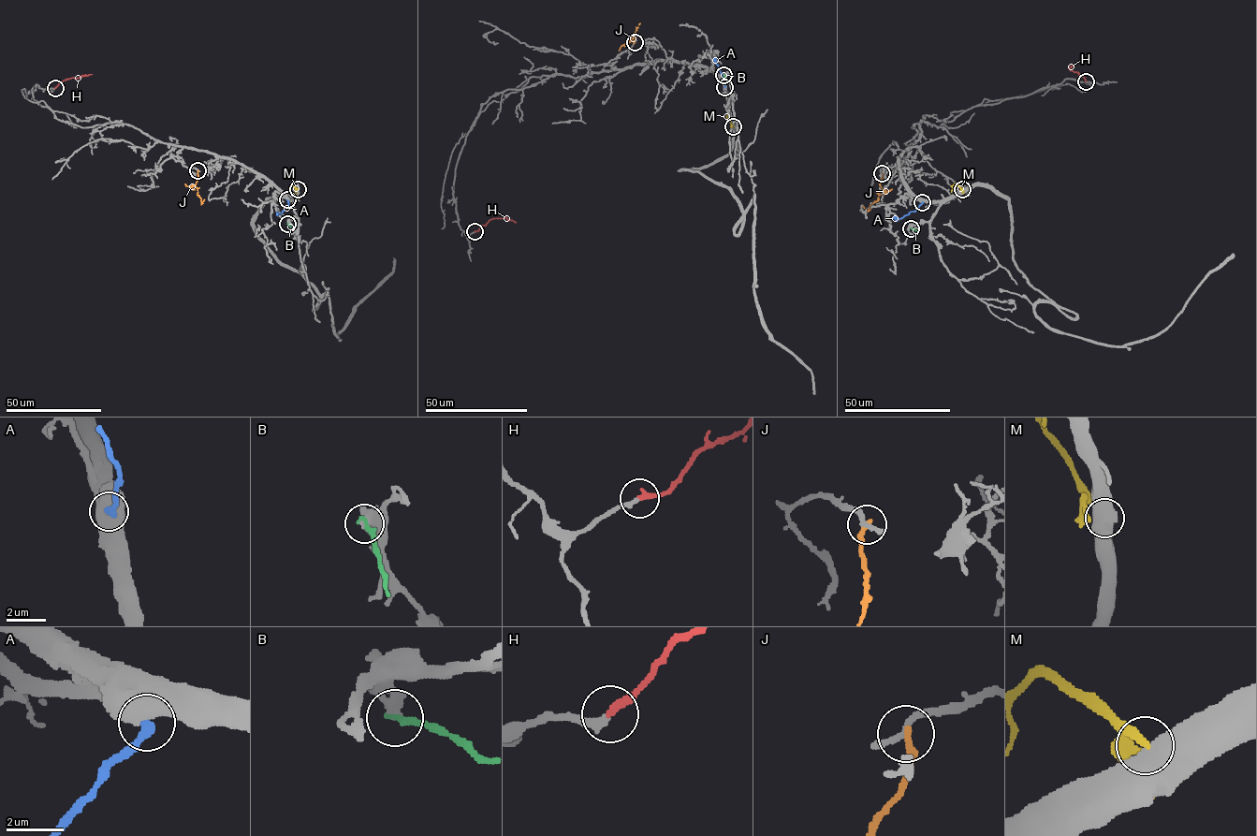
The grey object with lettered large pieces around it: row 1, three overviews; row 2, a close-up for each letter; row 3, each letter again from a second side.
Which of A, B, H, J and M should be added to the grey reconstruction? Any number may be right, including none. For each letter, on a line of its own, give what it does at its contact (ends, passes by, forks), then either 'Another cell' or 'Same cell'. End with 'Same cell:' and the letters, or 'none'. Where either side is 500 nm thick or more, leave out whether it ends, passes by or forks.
A: Another cell
B: It ends there. Another cell
H: It ends there. Same cell
J: It ends there. Another cell
M: Another cell
Same cell: H

